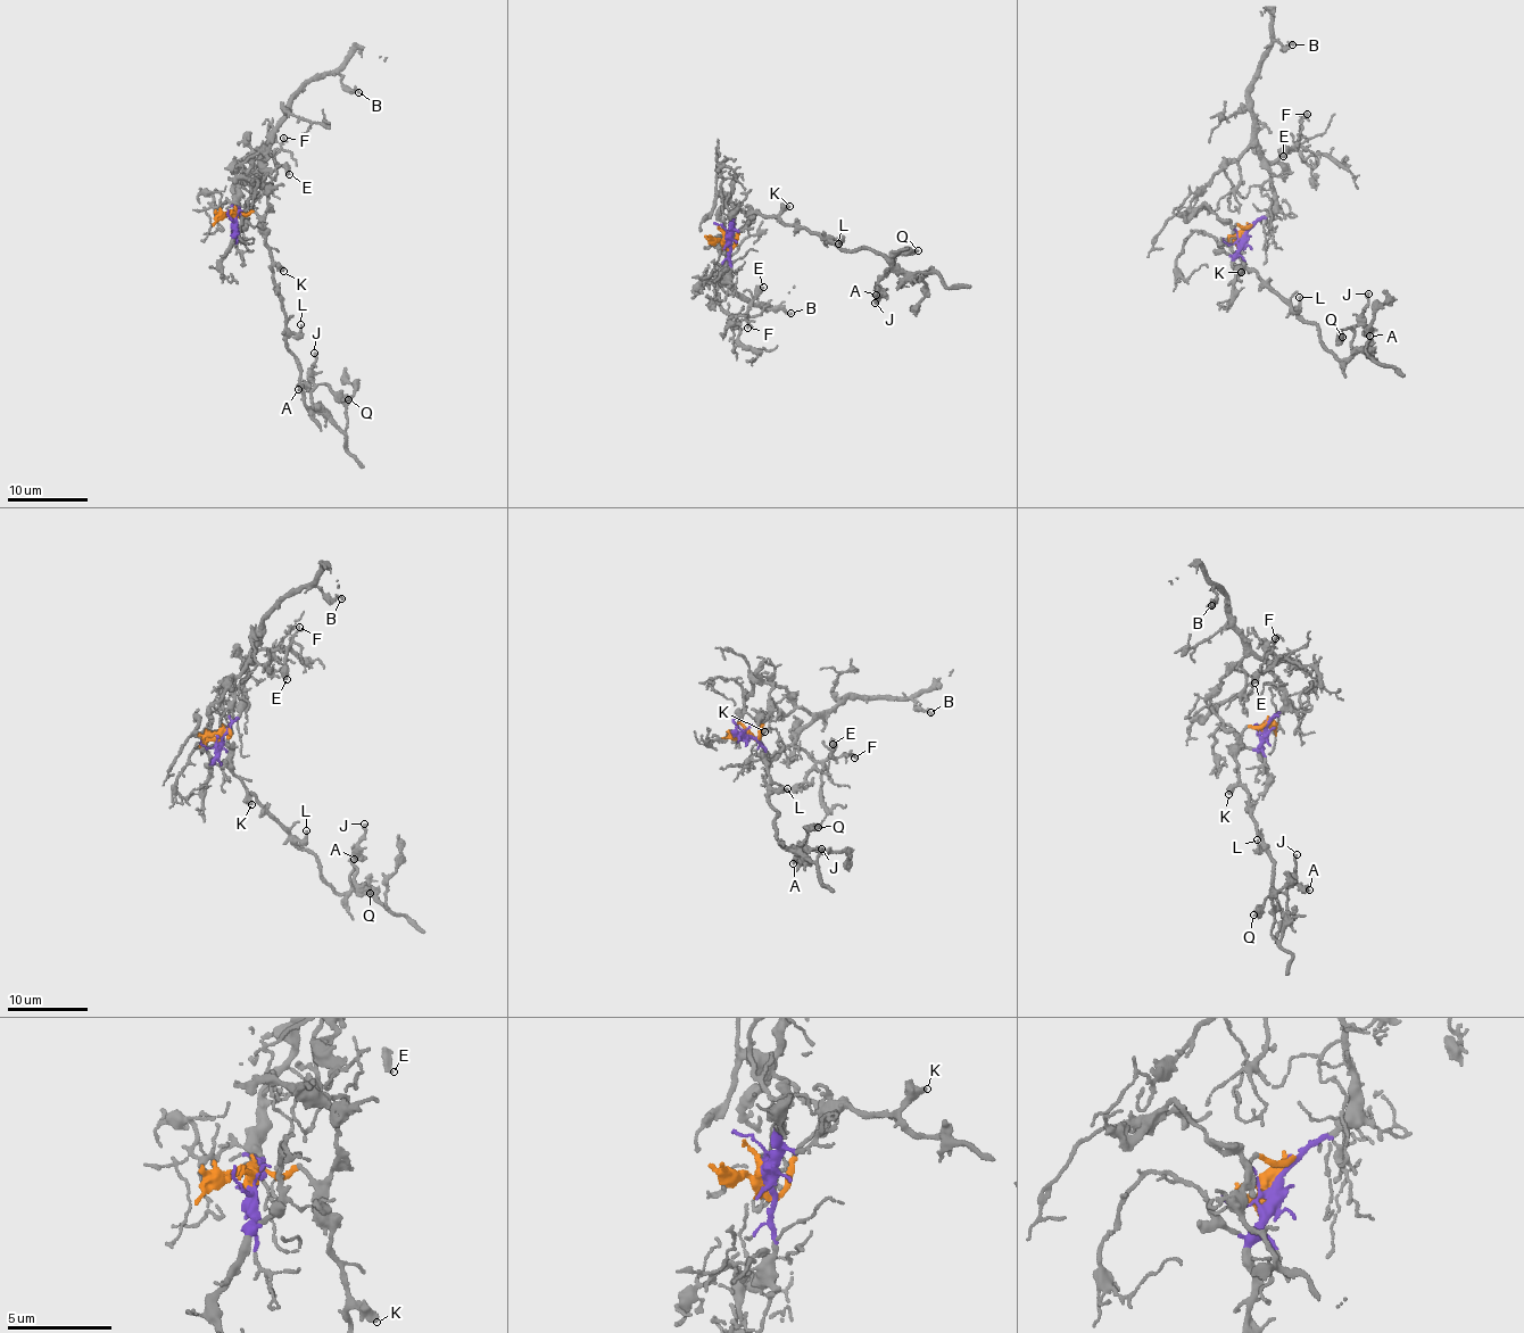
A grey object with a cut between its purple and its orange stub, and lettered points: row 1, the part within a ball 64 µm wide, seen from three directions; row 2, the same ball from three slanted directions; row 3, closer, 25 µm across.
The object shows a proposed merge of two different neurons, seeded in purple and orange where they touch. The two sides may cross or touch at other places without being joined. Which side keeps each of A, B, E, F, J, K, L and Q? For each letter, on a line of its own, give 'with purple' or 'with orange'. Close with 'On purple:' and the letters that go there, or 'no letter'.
A: with orange
B: with purple
E: with purple
F: with purple
J: with orange
K: with orange
L: with orange
Q: with orange
On purple: B, E, F

